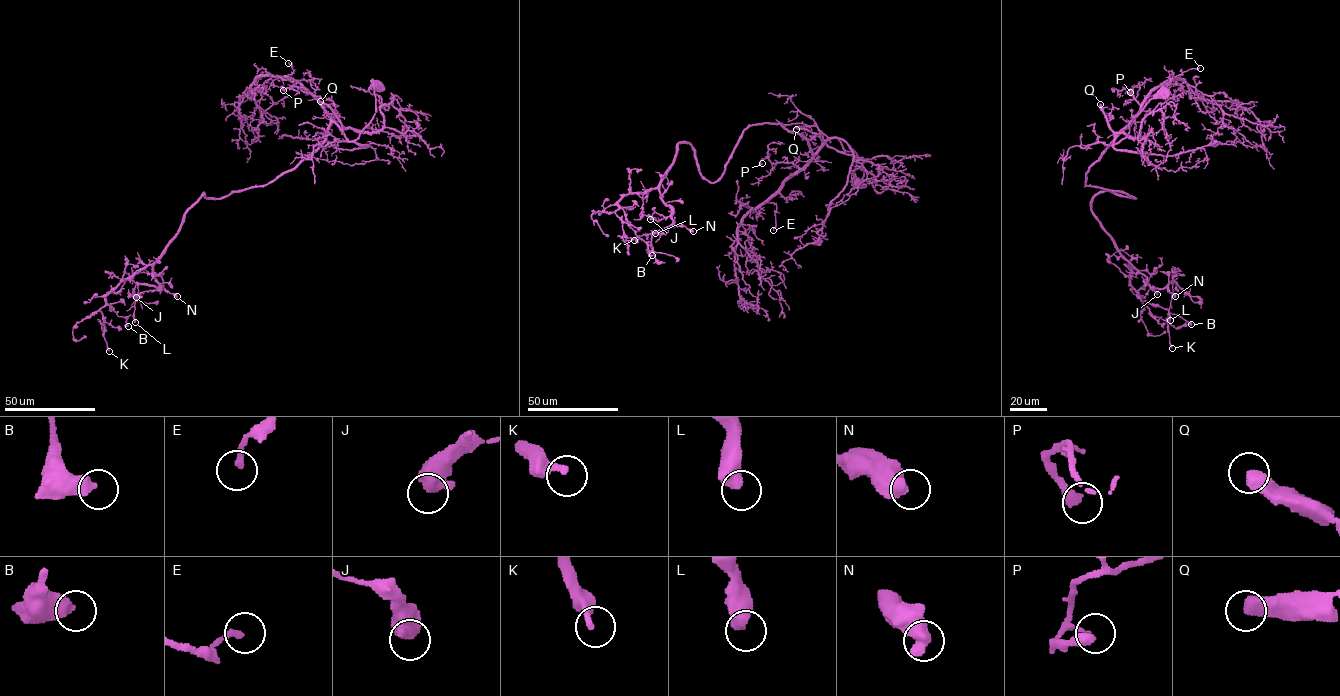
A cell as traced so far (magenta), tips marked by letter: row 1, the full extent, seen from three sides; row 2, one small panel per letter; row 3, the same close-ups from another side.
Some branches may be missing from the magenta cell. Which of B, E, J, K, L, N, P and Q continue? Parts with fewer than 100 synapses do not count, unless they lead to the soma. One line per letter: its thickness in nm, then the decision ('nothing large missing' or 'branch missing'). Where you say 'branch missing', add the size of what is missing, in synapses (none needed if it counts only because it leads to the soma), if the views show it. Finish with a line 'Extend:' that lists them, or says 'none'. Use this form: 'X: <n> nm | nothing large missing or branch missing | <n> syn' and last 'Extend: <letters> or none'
B: 550 nm | nothing large missing
E: 240 nm | nothing large missing
J: 700 nm | nothing large missing
K: 240 nm | nothing large missing
L: 550 nm | nothing large missing
N: 650 nm | nothing large missing
P: 400 nm | nothing large missing
Q: 500 nm | branch missing | 600 syn
Extend: Q

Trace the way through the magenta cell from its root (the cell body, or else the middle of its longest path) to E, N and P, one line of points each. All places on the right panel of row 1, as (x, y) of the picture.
E: (1162, 94), (1152, 98), (1132, 118), (1128, 135), (1113, 146), (1153, 90), (1184, 72), (1200, 68)
N: (1162, 94), (1103, 151), (1085, 183), (1135, 198), (1100, 191), (1091, 209), (1148, 284), (1175, 296)
P: (1162, 94), (1152, 98), (1132, 118), (1128, 135), (1113, 146), (1140, 107), (1132, 89), (1126, 90), (1130, 92)

